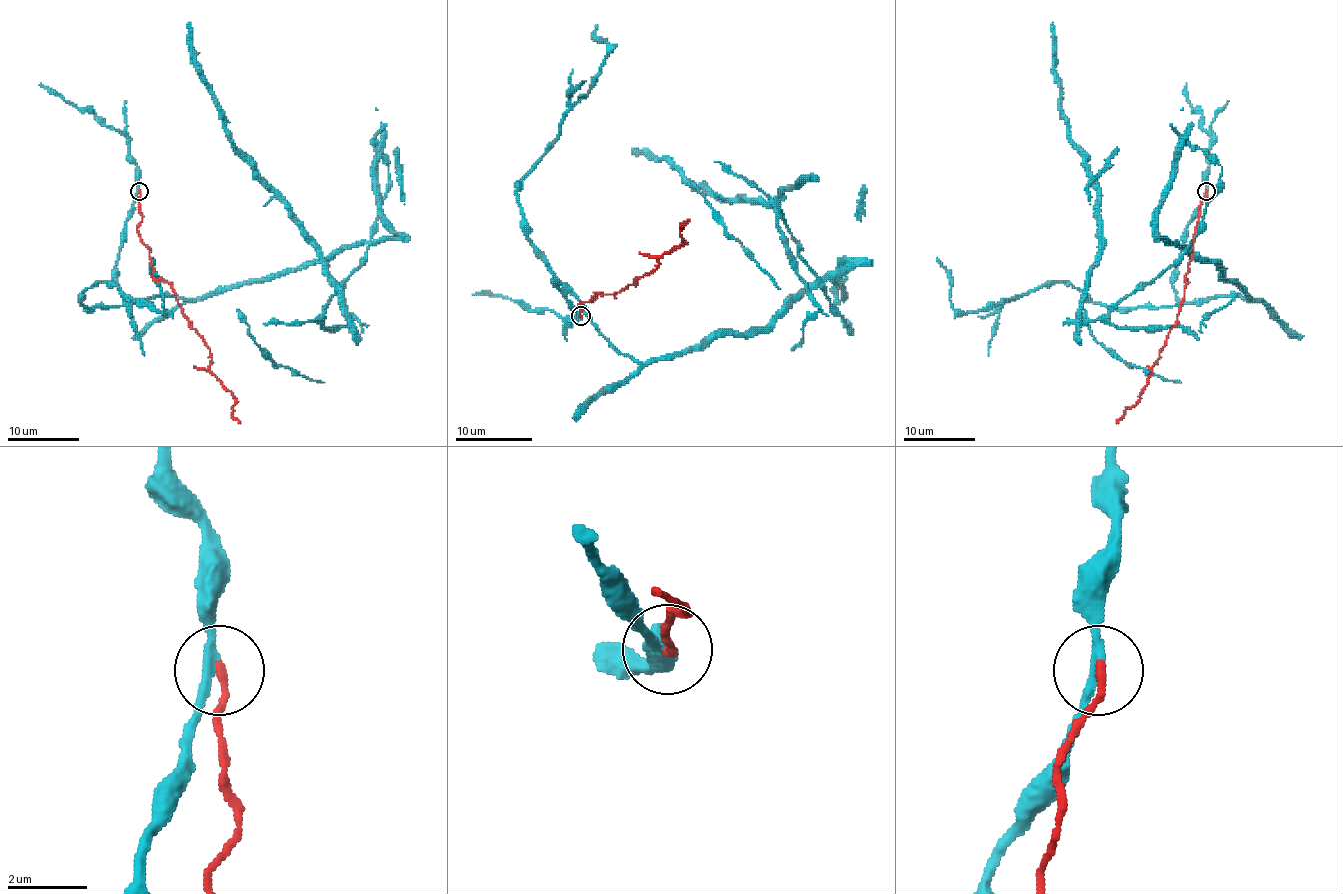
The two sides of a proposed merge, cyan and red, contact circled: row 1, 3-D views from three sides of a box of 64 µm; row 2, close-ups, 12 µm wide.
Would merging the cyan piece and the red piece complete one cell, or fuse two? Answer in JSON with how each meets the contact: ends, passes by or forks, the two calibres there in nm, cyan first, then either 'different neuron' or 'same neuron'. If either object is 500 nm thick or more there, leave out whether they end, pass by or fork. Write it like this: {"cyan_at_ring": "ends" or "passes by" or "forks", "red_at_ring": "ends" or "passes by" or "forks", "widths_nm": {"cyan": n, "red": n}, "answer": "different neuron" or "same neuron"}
{"cyan_at_ring": "passes by", "red_at_ring": "ends", "widths_nm": {"cyan": 220, "red": 220}, "answer": "different neuron"}

